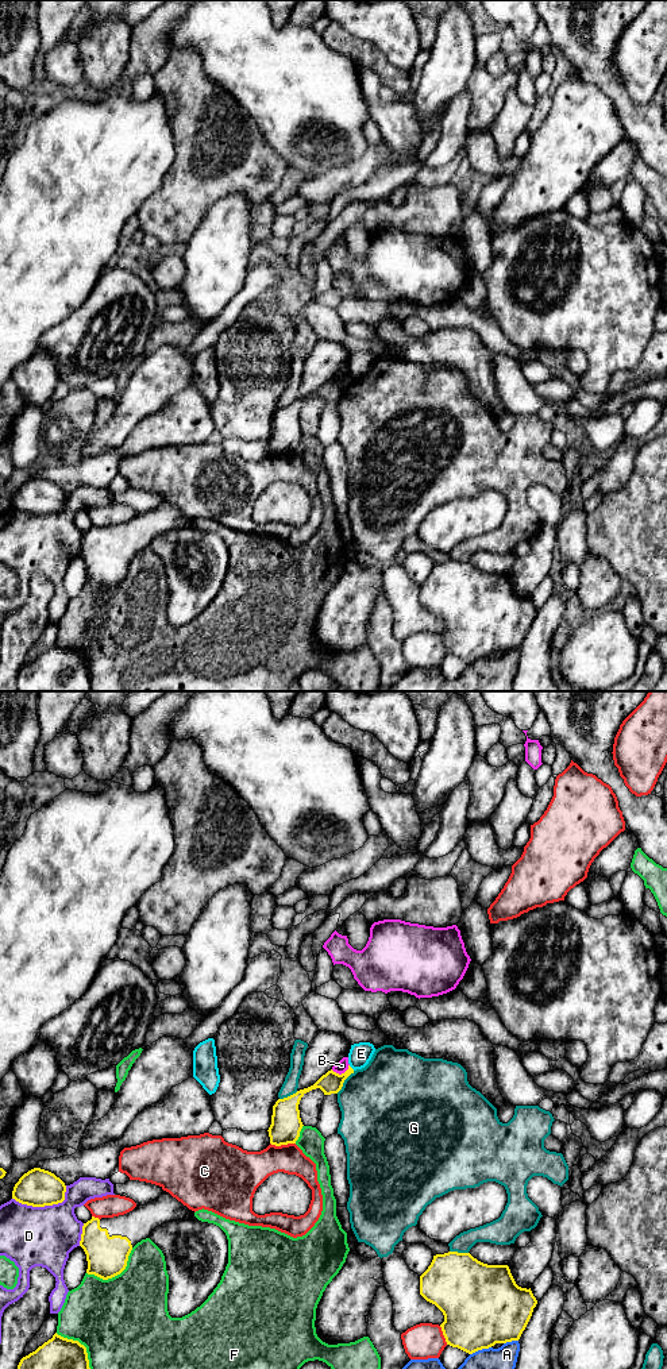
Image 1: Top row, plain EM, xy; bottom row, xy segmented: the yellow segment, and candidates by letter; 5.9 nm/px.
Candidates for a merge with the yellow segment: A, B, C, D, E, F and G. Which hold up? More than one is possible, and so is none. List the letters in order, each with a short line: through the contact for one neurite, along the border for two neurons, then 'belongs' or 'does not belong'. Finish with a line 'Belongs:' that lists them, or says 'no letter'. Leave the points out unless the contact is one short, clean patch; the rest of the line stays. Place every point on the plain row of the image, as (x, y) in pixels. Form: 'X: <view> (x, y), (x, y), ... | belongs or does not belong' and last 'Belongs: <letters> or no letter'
A: does not belong
B: xy (349, 373), (340, 382), (331, 378) | does not belong
C: does not belong
D: does not belong
E: does not belong
F: does not belong
G: does not belong
Belongs: no letter

